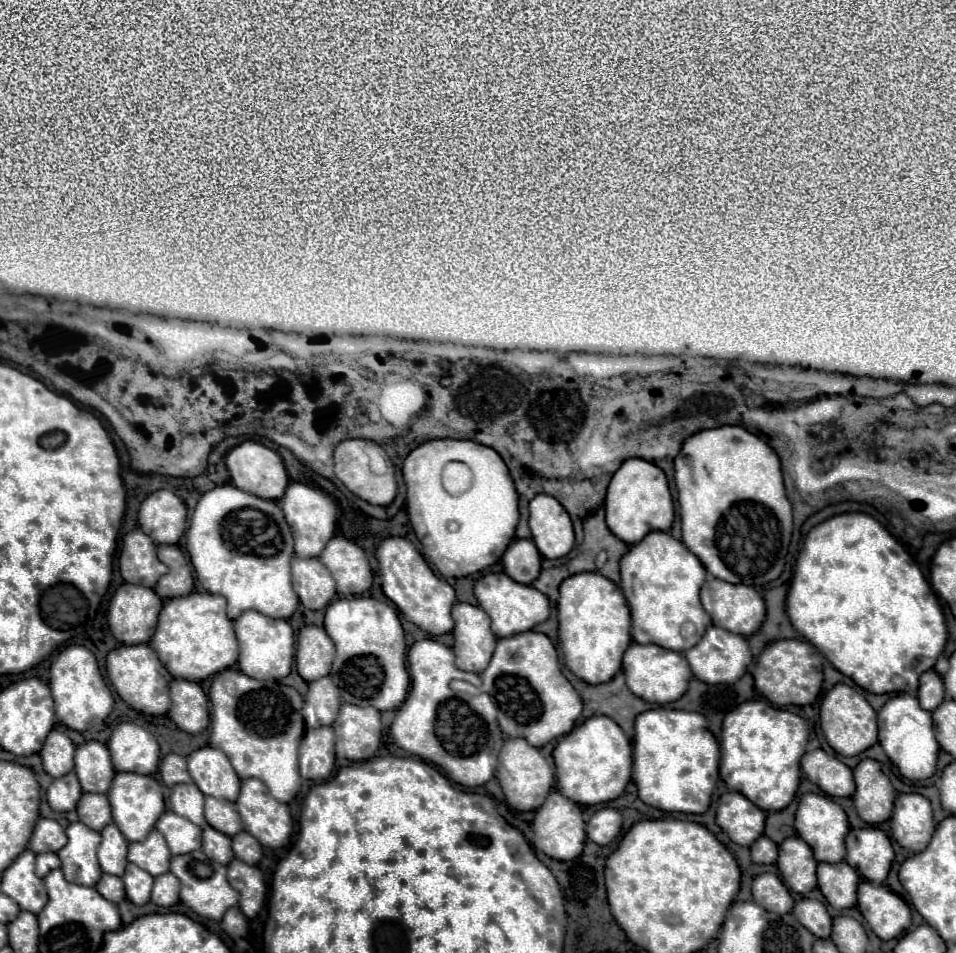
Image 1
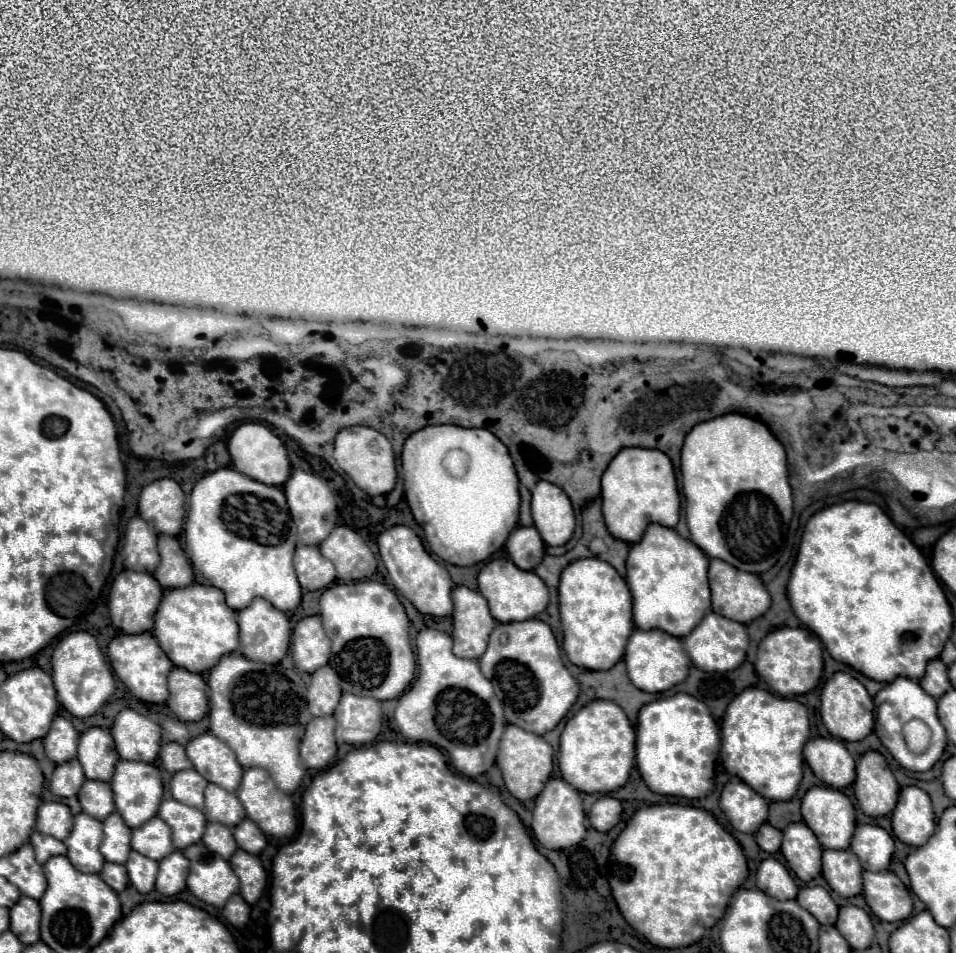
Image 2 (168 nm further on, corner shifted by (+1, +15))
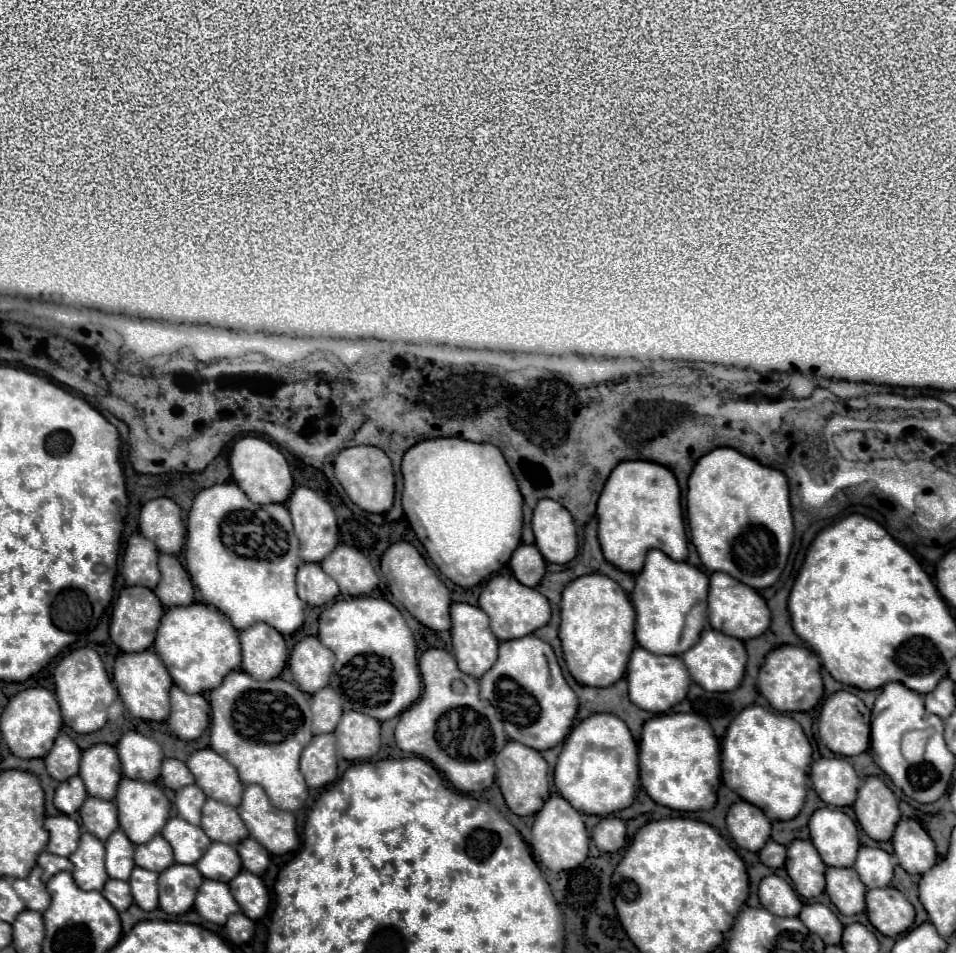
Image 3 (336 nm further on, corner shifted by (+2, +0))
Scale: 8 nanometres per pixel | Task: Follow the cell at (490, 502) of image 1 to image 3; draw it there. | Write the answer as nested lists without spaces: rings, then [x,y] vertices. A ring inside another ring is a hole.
[[[450,437],[450,439],[426,439],[426,441],[416,443],[414,447],[410,447],[404,453],[404,459],[402,459],[402,475],[404,475],[404,493],[402,493],[404,513],[406,513],[406,517],[408,517],[410,525],[412,525],[418,541],[426,547],[428,557],[432,559],[432,563],[440,569],[440,573],[446,579],[450,579],[452,583],[462,585],[462,587],[474,587],[480,581],[484,581],[486,575],[492,575],[494,571],[500,571],[508,563],[512,551],[522,541],[522,495],[520,495],[518,485],[514,481],[514,475],[512,475],[508,463],[504,461],[504,457],[502,457],[502,453],[500,453],[498,447],[488,445],[488,443],[472,443],[472,441],[456,439],[456,437]]]

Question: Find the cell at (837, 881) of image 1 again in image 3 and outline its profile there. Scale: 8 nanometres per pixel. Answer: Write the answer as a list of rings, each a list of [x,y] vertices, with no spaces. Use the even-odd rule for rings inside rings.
[[[826,869],[826,893],[842,915],[856,915],[864,911],[866,887],[860,883],[854,869]]]

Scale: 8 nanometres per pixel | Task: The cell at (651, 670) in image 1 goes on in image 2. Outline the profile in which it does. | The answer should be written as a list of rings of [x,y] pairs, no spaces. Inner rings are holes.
[[[633,630],[625,650],[625,664],[631,682],[643,692],[665,692],[683,682],[689,672],[689,656],[683,650],[681,640],[661,630]]]

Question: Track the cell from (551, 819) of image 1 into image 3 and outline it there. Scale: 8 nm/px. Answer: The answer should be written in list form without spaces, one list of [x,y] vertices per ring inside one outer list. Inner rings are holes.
[[[560,795],[548,797],[544,807],[536,813],[536,821],[532,825],[532,851],[536,861],[546,865],[550,871],[566,871],[578,867],[588,857],[588,831],[584,827],[582,815]]]

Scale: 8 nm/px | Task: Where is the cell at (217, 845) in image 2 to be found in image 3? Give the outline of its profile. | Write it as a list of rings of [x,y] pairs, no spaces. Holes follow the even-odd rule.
[[[212,843],[212,847],[208,847],[196,867],[206,879],[216,879],[224,883],[234,879],[242,869],[236,849],[226,843]]]

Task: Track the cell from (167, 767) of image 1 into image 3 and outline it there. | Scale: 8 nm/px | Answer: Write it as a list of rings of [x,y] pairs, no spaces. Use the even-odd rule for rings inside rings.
[[[164,759],[164,763],[162,763],[162,781],[164,781],[166,787],[178,791],[180,787],[192,785],[194,775],[188,771],[186,763],[182,763],[178,759]]]

